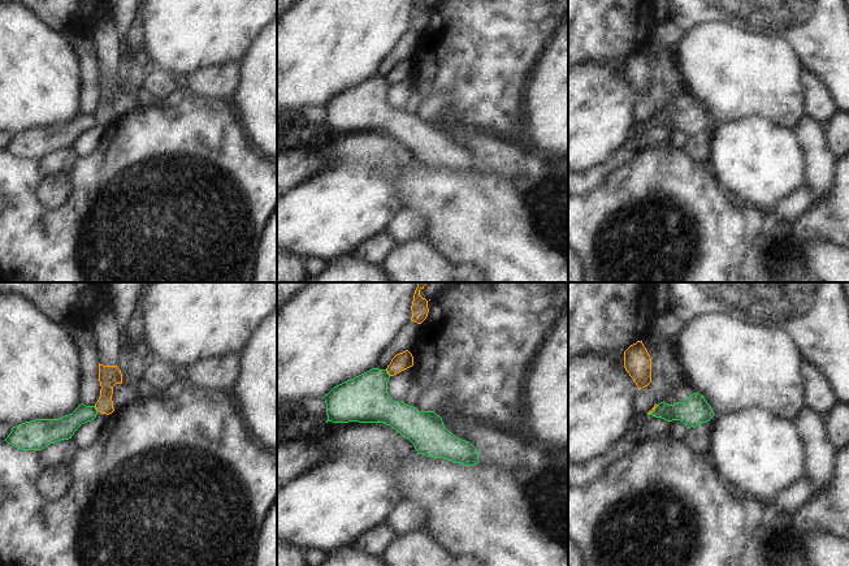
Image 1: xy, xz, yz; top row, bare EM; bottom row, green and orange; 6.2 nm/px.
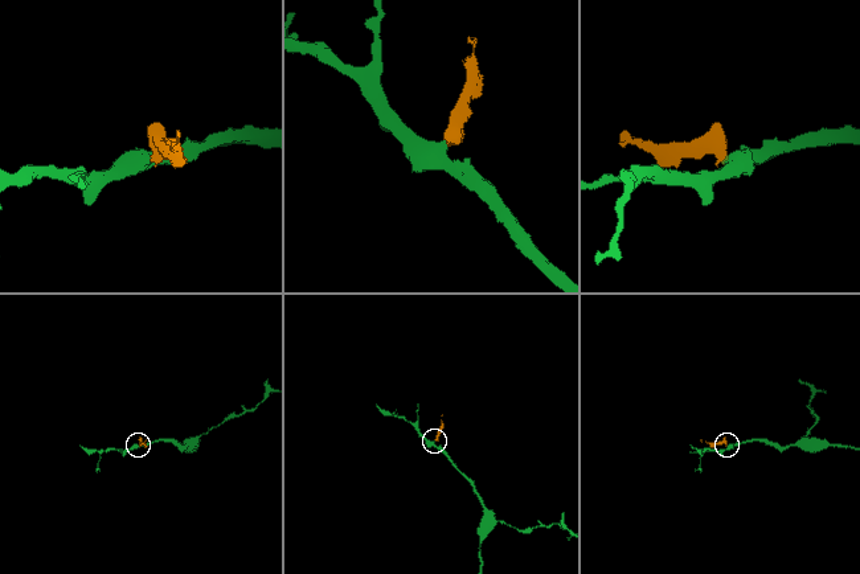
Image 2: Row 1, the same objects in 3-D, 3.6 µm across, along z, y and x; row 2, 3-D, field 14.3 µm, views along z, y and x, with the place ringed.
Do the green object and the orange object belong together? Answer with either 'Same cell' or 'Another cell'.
Another cell

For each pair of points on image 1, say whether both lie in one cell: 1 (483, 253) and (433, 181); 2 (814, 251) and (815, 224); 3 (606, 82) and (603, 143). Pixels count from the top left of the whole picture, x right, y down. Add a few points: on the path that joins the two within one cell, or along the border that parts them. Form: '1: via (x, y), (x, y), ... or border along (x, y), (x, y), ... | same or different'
1: via (471, 234), (442, 206), (442, 199) | same
2: border along (835, 243), (809, 242), (804, 247), (804, 267) | different
3: via (603, 98), (603, 128) | same

